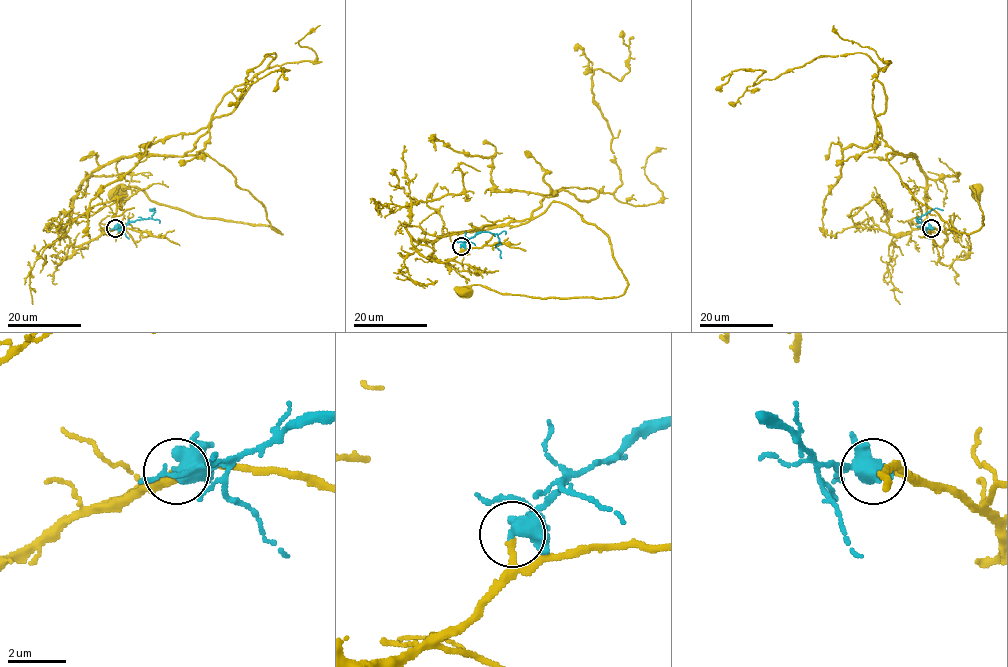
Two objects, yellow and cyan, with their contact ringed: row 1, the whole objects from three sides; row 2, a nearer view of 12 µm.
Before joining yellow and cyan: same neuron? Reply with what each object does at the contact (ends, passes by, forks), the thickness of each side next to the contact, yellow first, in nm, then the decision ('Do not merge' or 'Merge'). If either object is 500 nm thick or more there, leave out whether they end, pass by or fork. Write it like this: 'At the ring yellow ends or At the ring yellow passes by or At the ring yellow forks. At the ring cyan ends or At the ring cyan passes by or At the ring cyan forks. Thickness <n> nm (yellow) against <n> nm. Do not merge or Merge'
At the ring yellow ends. At the ring cyan forks. Thickness 200 nm (yellow) against 360 nm. Merge

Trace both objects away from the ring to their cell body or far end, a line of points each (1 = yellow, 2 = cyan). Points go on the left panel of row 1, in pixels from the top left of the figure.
1: (115, 228), (78, 246), (66, 235), (73, 198), (93, 171), (124, 157), (203, 152), (281, 234), (121, 191)
2: (115, 228), (148, 219), (154, 212), (150, 209), (155, 210)

